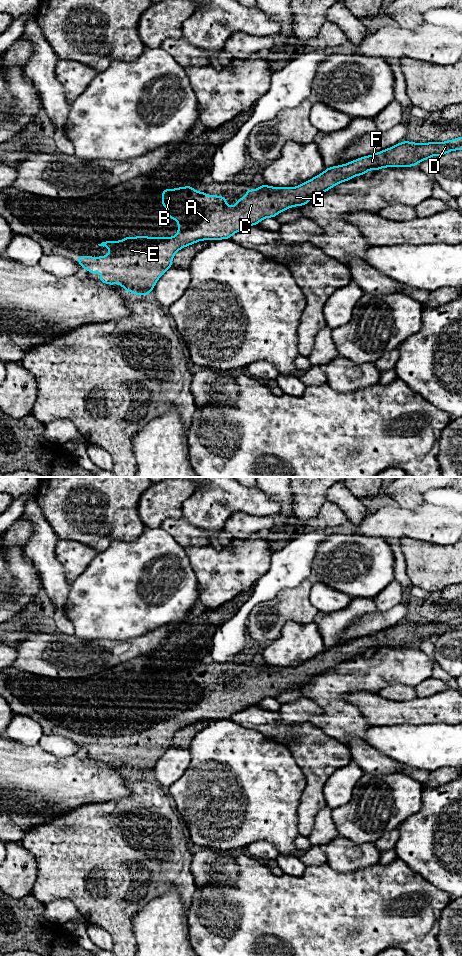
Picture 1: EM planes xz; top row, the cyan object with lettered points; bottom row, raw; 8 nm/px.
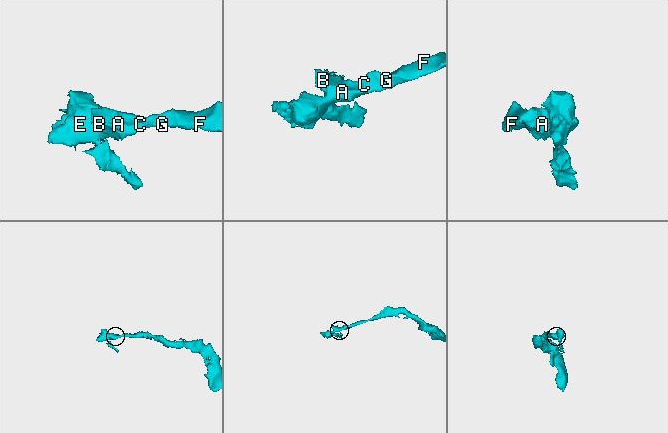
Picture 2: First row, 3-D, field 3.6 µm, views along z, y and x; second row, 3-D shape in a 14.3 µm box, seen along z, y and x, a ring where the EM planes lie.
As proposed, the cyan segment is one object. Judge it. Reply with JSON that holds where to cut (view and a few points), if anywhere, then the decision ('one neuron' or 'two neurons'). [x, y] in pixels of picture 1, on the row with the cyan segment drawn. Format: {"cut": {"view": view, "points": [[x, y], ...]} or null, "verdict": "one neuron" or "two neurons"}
{"cut": null, "verdict": "one neuron"}

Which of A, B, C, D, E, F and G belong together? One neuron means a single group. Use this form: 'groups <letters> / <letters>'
groups A B C D E F G

